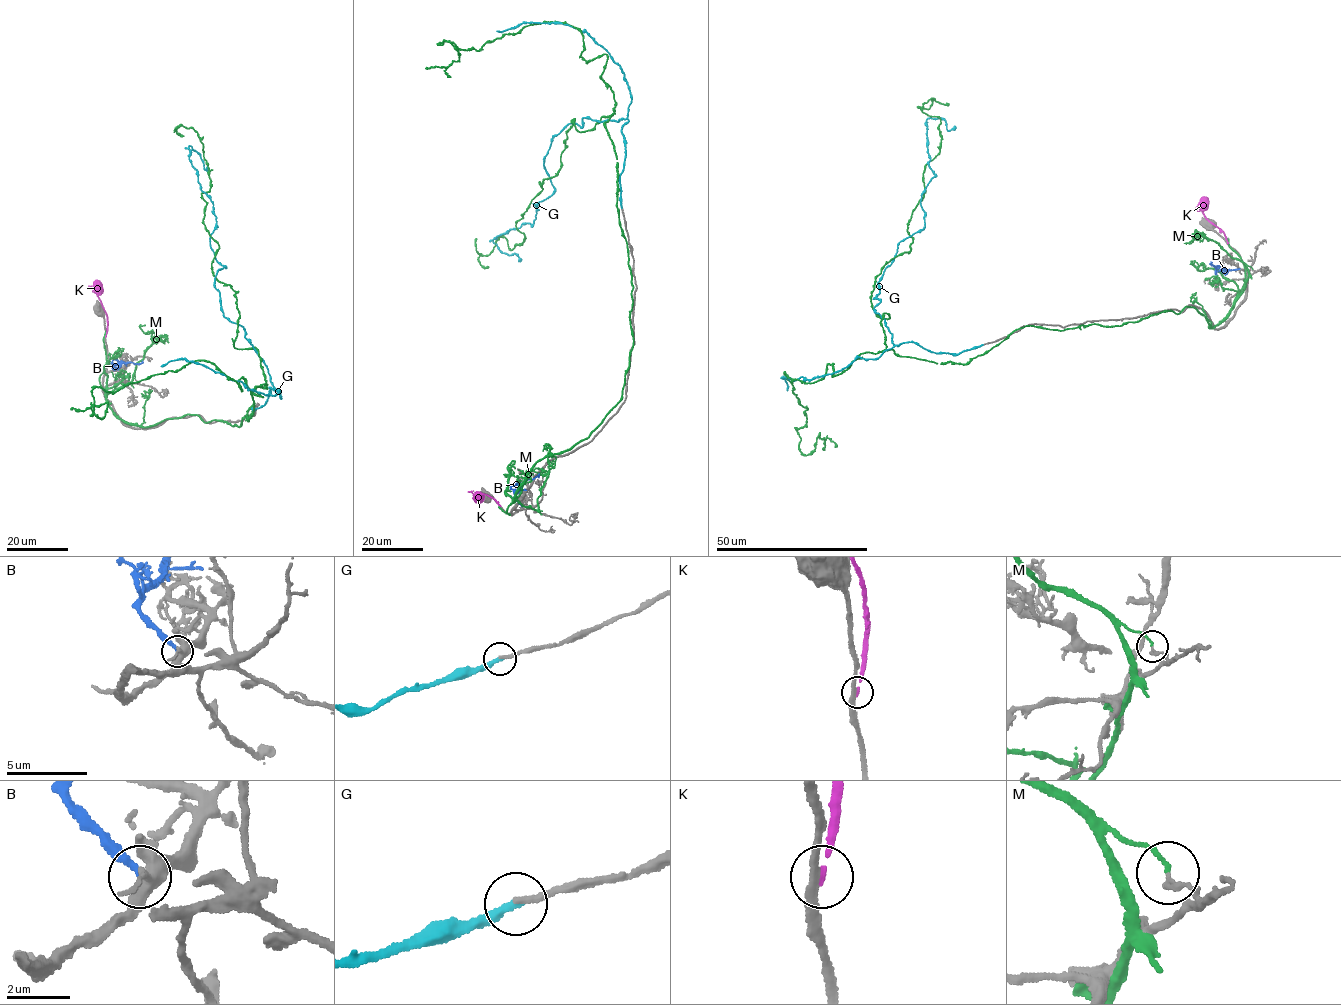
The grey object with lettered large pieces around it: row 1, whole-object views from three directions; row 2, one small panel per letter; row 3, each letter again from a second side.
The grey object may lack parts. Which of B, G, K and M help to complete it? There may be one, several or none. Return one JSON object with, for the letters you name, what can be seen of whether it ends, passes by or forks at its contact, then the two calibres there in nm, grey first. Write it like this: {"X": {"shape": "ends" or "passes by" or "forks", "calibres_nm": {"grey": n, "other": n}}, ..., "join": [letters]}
{"G": {"shape": "ends", "calibres_nm": {"grey": 220, "other": 280}}, "join": ["G"]}

